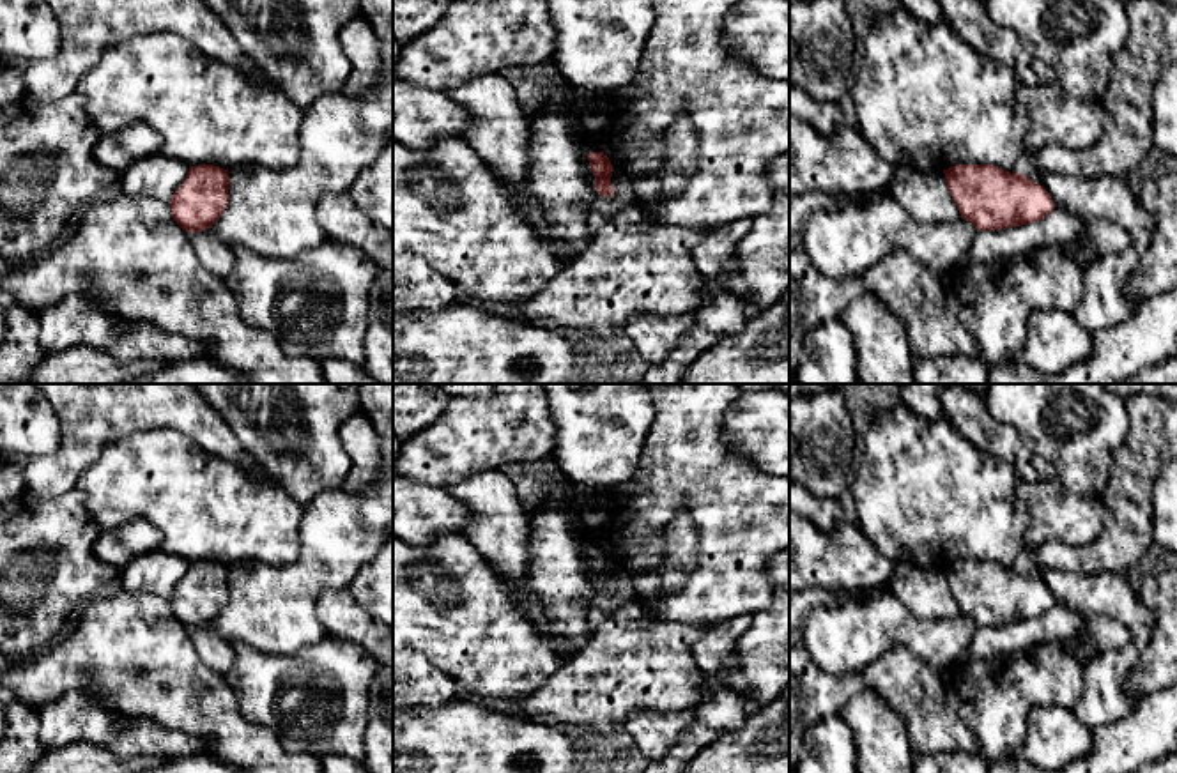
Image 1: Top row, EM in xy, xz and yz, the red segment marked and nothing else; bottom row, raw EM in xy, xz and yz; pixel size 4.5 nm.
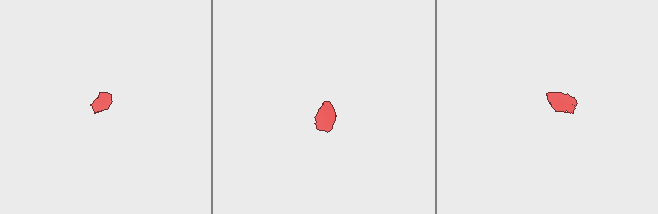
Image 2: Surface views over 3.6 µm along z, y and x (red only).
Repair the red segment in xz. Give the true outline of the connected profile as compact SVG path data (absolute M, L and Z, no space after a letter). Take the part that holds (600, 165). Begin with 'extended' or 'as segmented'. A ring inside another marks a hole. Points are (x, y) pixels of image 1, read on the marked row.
as segmented | M589 152L588 161L596 180L595 184L596 193L600 193L605 198L612 196L614 195L614 188L611 184L612 165L609 157L604 152Z

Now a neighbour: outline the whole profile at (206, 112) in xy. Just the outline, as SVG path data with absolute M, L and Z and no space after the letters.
M173 34L140 35L104 50L101 60L80 78L76 94L101 134L145 122L161 138L161 152L188 166L232 170L255 163L288 170L299 159L304 110L280 88L253 85L239 69L204 55Z

